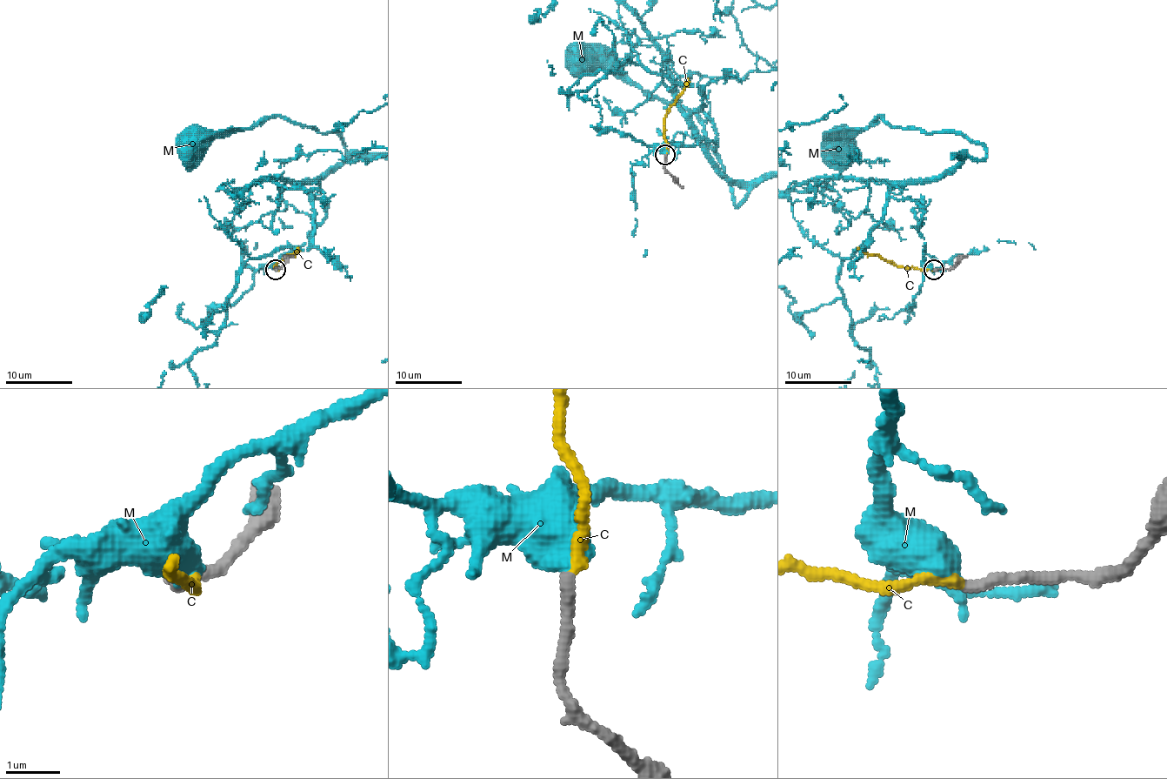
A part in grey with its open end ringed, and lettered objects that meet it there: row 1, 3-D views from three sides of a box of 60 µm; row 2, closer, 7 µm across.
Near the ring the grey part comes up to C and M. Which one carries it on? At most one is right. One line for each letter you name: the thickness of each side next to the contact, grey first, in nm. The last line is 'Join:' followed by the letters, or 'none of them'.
C: 200 nm thick on the grey side, 200 nm on the other
Join: C

